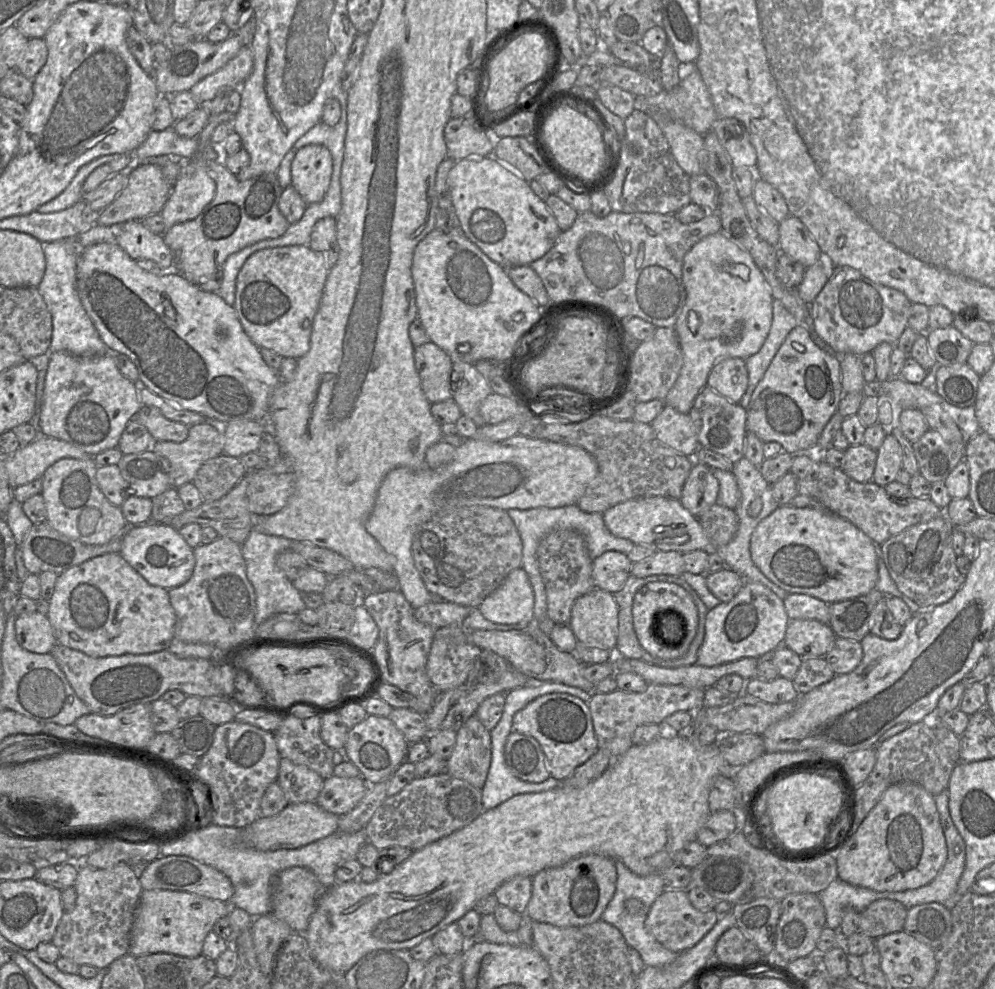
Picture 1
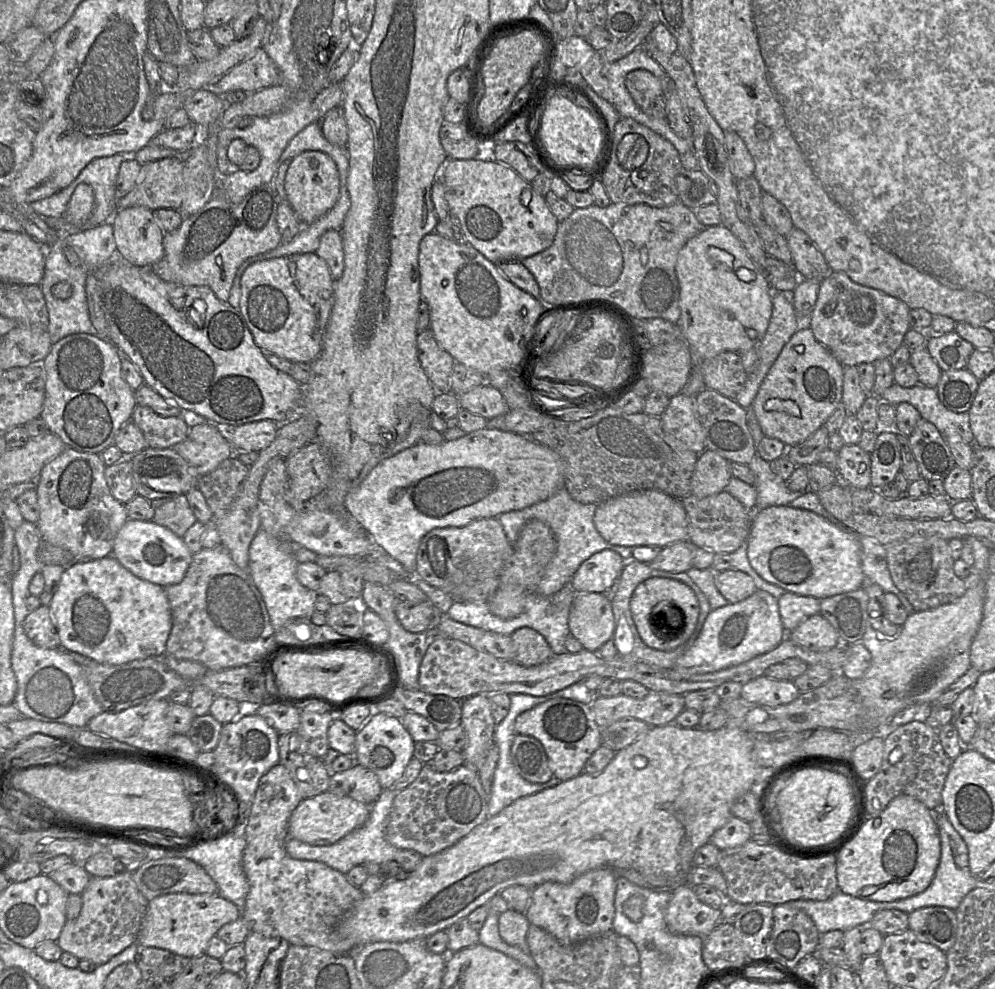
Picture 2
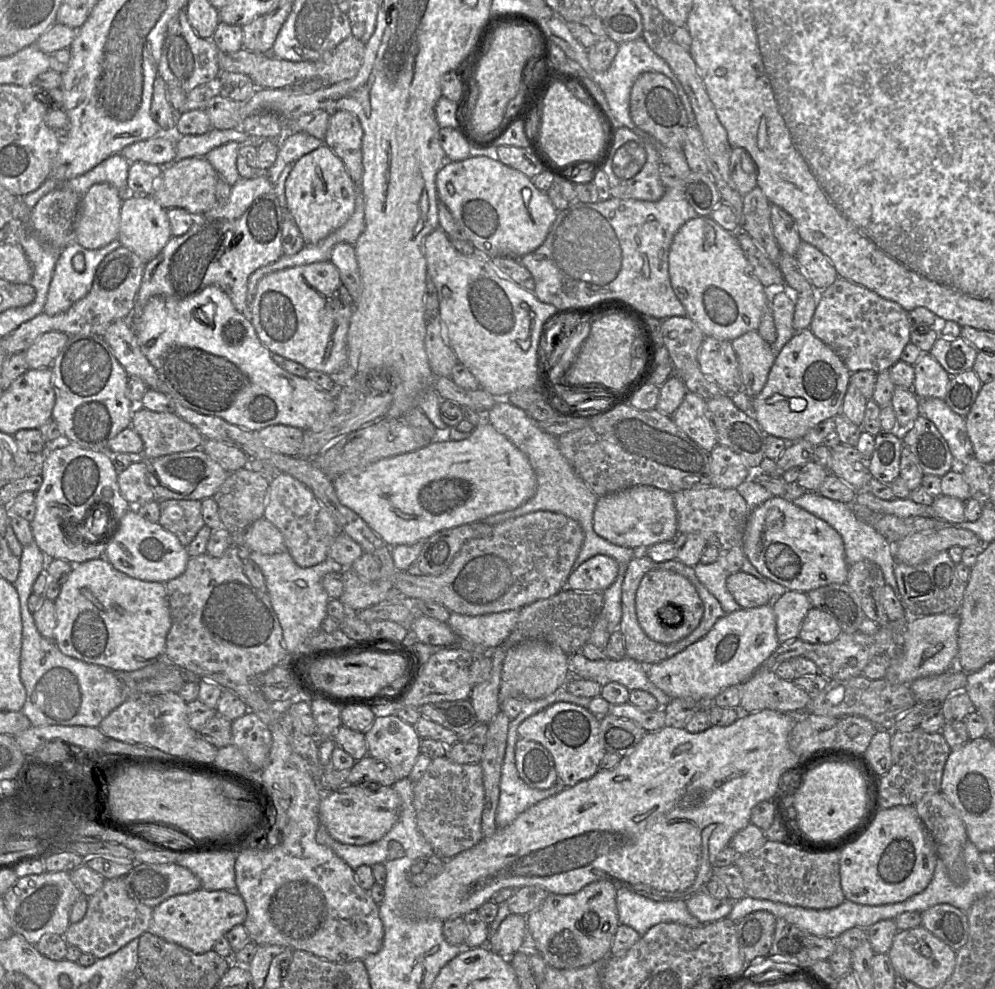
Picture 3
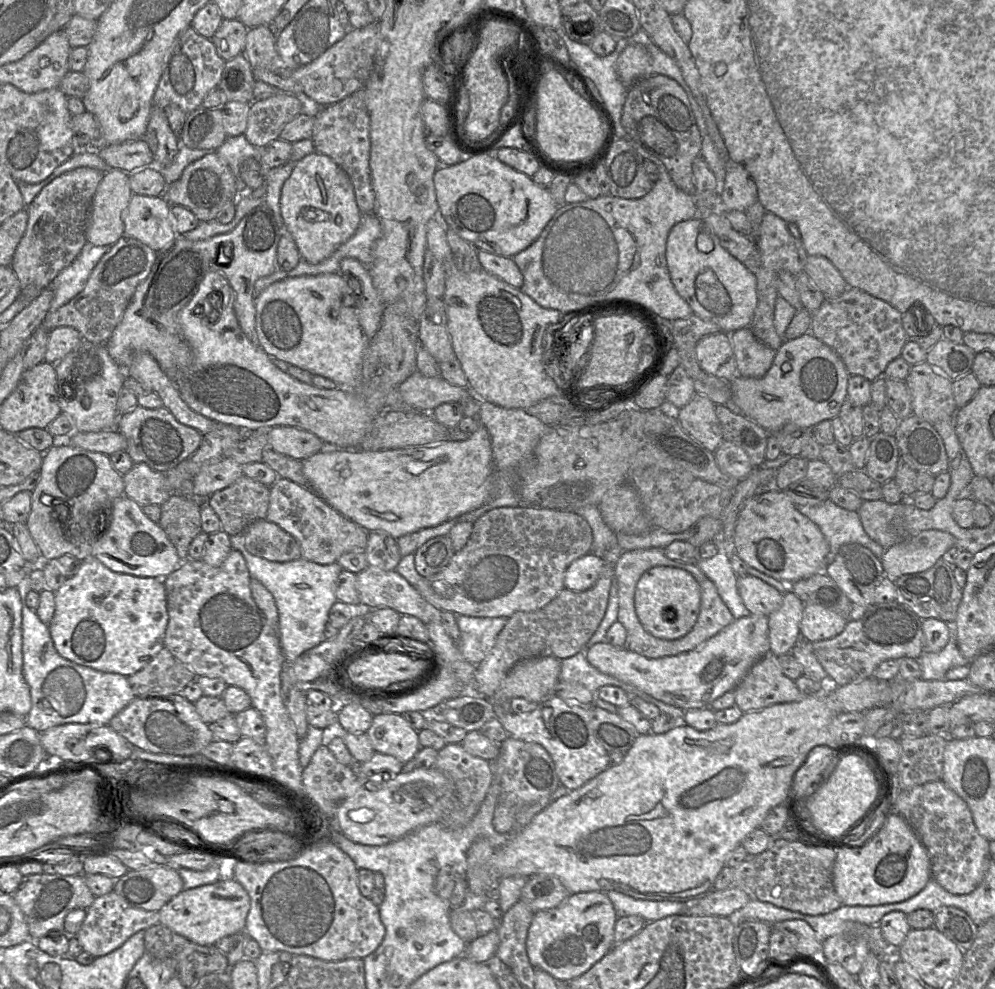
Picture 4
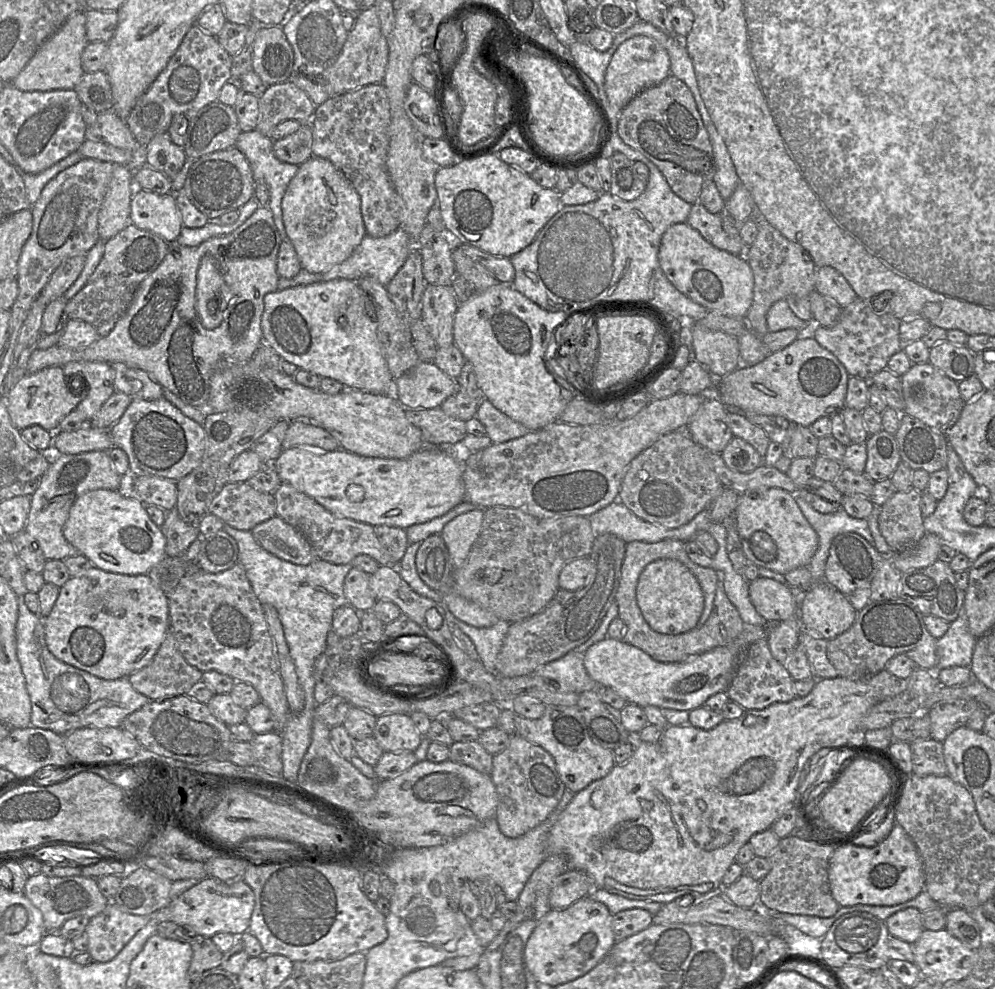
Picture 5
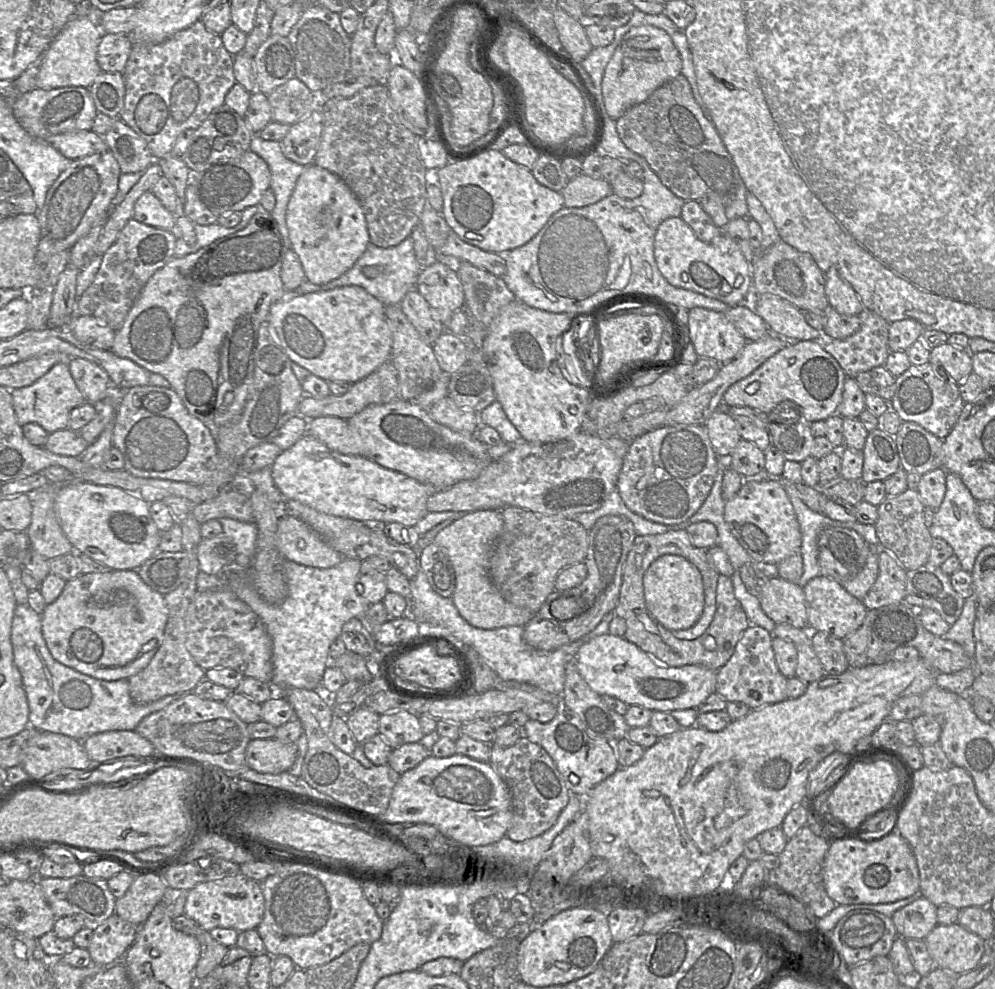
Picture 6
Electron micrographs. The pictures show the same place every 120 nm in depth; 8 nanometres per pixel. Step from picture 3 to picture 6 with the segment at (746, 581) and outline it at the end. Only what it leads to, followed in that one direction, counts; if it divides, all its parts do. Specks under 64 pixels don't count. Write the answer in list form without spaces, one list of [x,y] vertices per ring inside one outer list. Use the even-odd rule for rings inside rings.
[[[780,577],[770,578],[759,588],[759,600],[763,611],[775,624],[808,629],[805,593],[797,583]]]

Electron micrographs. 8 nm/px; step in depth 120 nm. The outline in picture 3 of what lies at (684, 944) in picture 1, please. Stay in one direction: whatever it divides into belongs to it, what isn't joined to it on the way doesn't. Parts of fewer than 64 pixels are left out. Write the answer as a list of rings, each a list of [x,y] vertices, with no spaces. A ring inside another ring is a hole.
[[[701,890],[684,899],[691,915],[701,923],[710,923],[726,918],[731,912],[734,901],[728,899],[716,899],[705,890]]]

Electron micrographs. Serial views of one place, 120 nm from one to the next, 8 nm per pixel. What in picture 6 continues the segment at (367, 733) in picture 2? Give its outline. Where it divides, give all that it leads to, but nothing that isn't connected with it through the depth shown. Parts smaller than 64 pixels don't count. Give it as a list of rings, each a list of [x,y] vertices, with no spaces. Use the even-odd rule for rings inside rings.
[[[405,710],[380,715],[378,734],[393,749],[403,744],[418,743],[424,736],[418,715]]]

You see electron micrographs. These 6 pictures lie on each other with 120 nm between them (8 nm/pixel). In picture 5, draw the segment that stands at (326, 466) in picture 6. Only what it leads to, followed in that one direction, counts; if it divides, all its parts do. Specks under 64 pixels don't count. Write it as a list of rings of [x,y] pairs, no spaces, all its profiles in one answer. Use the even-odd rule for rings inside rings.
[[[298,446],[283,450],[273,467],[282,482],[313,498],[338,518],[350,518],[373,527],[387,525],[406,529],[440,517],[465,500],[462,460],[463,453],[452,453],[445,447],[426,446],[405,459],[387,459],[359,456],[342,449],[326,452]]]

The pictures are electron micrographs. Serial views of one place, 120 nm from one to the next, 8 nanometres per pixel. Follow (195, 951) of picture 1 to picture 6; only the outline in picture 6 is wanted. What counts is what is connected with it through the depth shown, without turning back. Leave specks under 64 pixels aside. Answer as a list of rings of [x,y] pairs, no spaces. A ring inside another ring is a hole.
[[[242,874],[217,881],[201,882],[188,891],[184,915],[206,931],[216,927],[235,929],[238,932],[256,929],[264,915],[261,882],[246,878]]]

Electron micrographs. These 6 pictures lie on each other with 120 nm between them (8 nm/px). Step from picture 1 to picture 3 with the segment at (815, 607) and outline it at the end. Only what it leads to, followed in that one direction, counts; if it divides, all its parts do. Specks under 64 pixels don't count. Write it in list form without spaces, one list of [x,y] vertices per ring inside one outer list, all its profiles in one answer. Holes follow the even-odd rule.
[[[787,590],[775,600],[772,607],[776,618],[776,633],[779,643],[798,638],[801,624],[812,608],[807,594]]]

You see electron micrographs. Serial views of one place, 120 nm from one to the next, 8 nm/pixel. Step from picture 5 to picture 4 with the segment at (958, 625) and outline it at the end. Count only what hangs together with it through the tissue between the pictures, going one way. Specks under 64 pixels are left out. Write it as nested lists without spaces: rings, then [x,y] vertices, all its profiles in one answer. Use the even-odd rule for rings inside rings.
[[[951,626],[951,638],[947,645],[939,652],[923,652],[923,654],[917,659],[918,664],[921,669],[921,679],[922,680],[943,680],[945,674],[951,668],[957,666],[969,665],[970,661],[967,660],[960,652],[959,647],[956,642],[955,633],[952,633]]]

